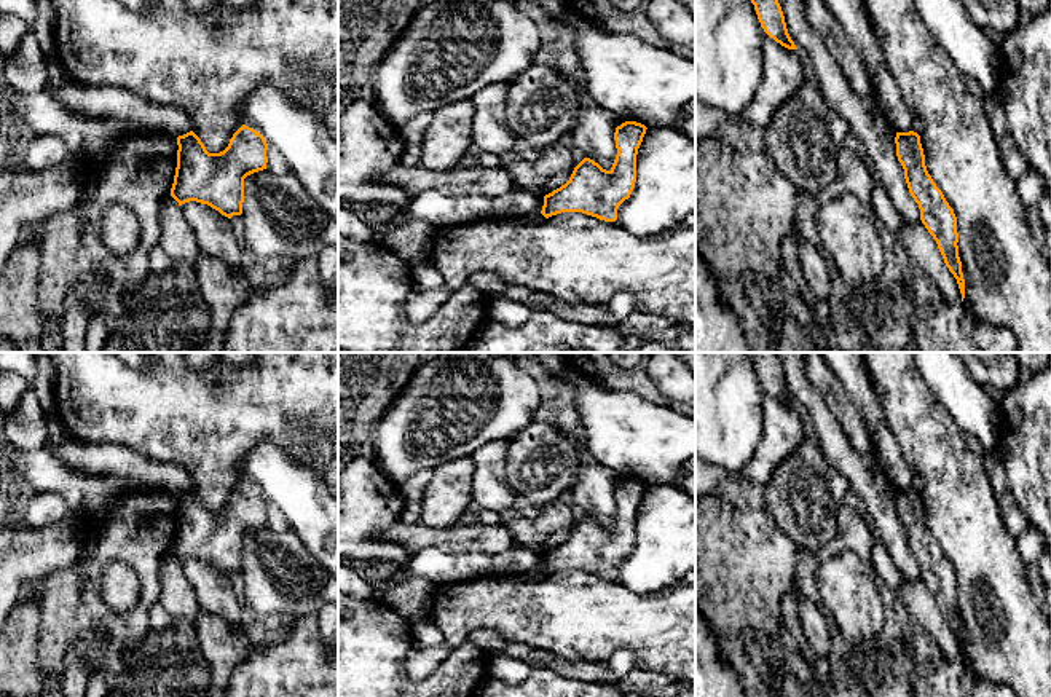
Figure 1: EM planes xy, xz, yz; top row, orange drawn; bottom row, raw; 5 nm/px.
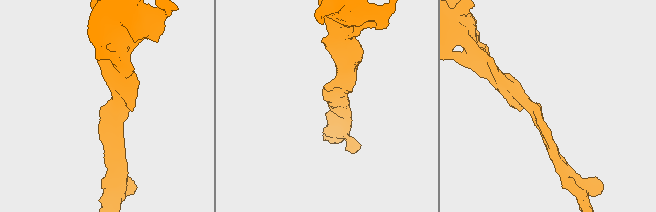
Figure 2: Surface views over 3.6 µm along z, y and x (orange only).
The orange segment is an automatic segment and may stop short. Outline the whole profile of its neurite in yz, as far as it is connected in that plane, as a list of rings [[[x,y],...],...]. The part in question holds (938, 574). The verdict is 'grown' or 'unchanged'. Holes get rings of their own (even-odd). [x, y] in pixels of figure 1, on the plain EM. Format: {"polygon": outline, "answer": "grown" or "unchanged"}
{"polygon": [[[914,488],[896,490],[895,501],[909,550],[919,561],[920,577],[936,598],[946,624],[957,636],[963,659],[965,636],[958,614],[958,590],[954,566],[927,528],[920,493]]], "answer": "unchanged"}

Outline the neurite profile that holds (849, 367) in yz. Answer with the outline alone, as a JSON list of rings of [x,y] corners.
[[[820,352],[856,408],[871,434],[874,456],[895,490],[912,488],[912,469],[904,461],[899,443],[885,423],[884,408],[872,391],[864,365],[864,352]]]

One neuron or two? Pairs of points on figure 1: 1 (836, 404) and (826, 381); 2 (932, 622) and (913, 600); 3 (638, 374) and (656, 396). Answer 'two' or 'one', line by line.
1: one
2: one
3: one

